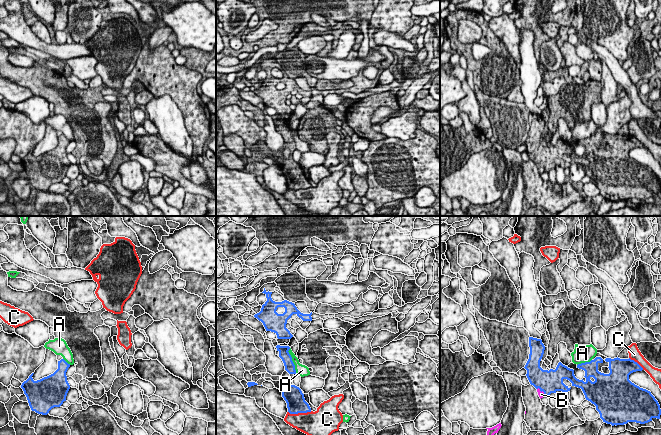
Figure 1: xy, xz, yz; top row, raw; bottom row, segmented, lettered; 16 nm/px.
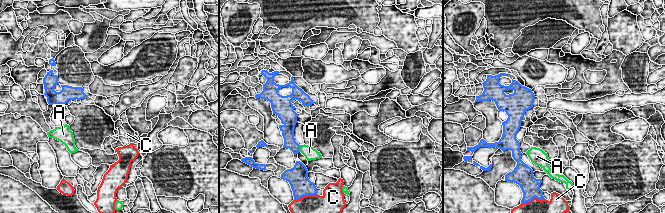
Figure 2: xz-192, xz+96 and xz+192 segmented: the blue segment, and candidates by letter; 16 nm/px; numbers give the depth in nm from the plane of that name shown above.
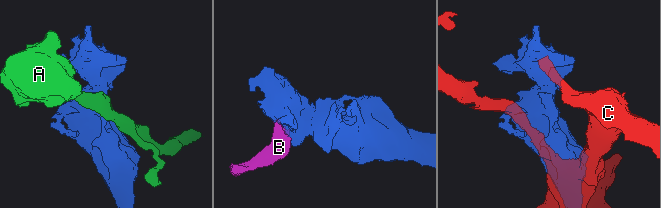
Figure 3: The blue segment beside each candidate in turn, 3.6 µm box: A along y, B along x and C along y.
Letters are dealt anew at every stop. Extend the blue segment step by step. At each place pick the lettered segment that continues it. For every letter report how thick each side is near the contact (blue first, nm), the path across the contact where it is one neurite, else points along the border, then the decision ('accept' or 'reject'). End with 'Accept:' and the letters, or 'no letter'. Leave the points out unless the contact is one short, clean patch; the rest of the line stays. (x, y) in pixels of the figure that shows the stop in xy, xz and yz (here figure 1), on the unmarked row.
A: 160/190 nm | reject
B: 360/100 nm | accept
C: 300/380 nm | reject
Accept: B

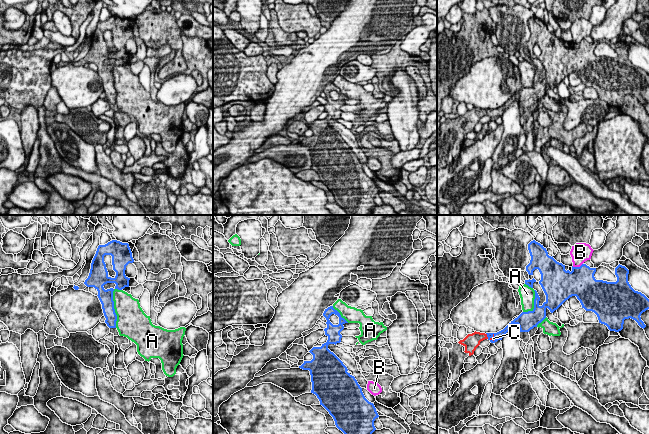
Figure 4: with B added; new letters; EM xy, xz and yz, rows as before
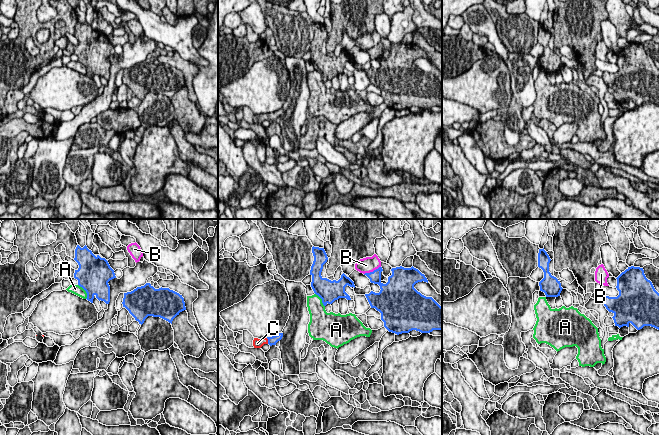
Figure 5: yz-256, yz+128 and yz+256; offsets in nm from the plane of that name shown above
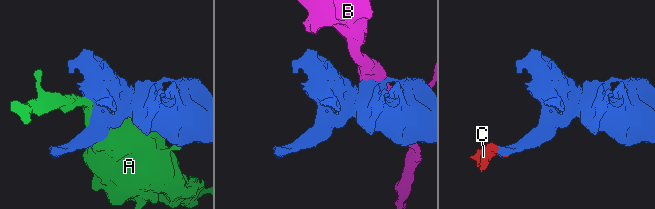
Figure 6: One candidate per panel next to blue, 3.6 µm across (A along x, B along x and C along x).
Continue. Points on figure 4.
A: 220/400 nm | reject
B: 480/320 nm | reject
C: 130/50 nm | accept
Accept: C

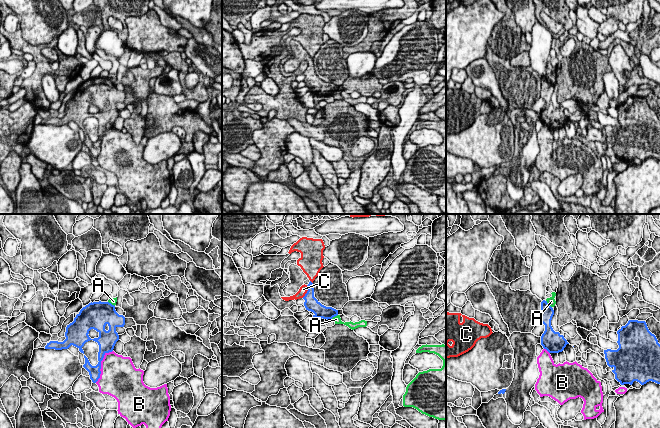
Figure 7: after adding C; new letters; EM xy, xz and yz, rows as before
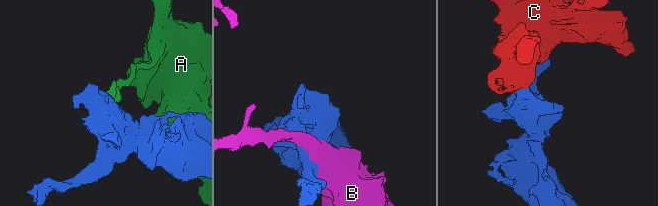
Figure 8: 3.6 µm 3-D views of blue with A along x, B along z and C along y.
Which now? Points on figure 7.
A: 220/130 nm | along yz (546, 76), (551, 83) | reject
B: 190/480 nm | reject
C: 220/130 nm | along xz (307, 61), (307, 67), (302, 73) | reject
Accept: no letter

